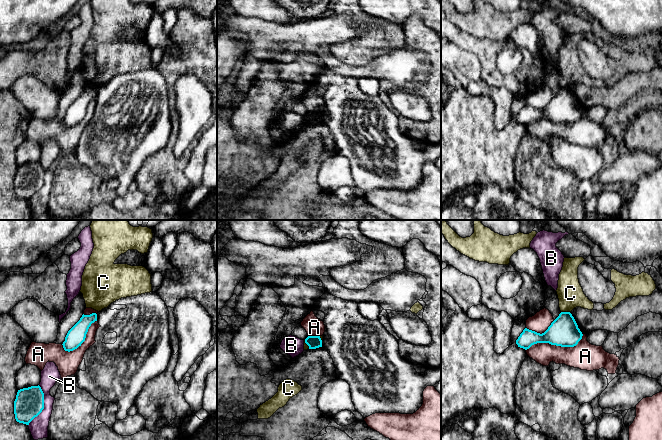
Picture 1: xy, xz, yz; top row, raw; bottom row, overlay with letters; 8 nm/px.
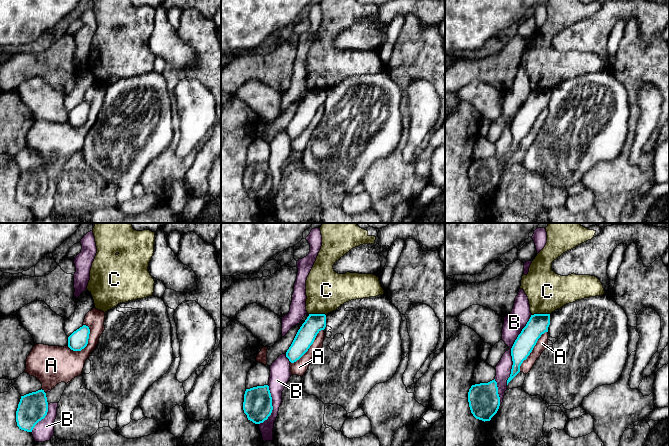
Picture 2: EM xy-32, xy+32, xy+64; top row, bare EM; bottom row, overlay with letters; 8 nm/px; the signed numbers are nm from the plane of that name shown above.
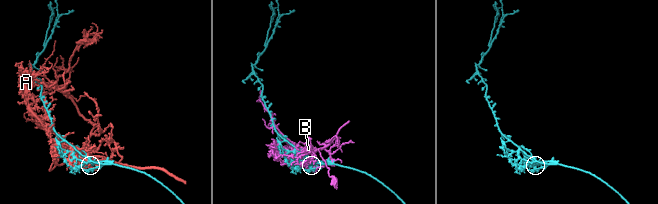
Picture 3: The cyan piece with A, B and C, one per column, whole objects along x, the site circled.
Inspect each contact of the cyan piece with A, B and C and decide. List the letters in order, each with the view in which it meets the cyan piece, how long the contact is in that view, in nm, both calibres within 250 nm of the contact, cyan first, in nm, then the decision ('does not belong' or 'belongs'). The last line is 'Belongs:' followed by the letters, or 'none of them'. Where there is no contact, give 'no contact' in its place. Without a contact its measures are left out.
A: yz | 480 nm | 240/220 nm | does not belong
B: xy | 340 nm | 240/150 nm | does not belong
C: yz | 70 nm | 240/200 nm | does not belong
Belongs: none of them

